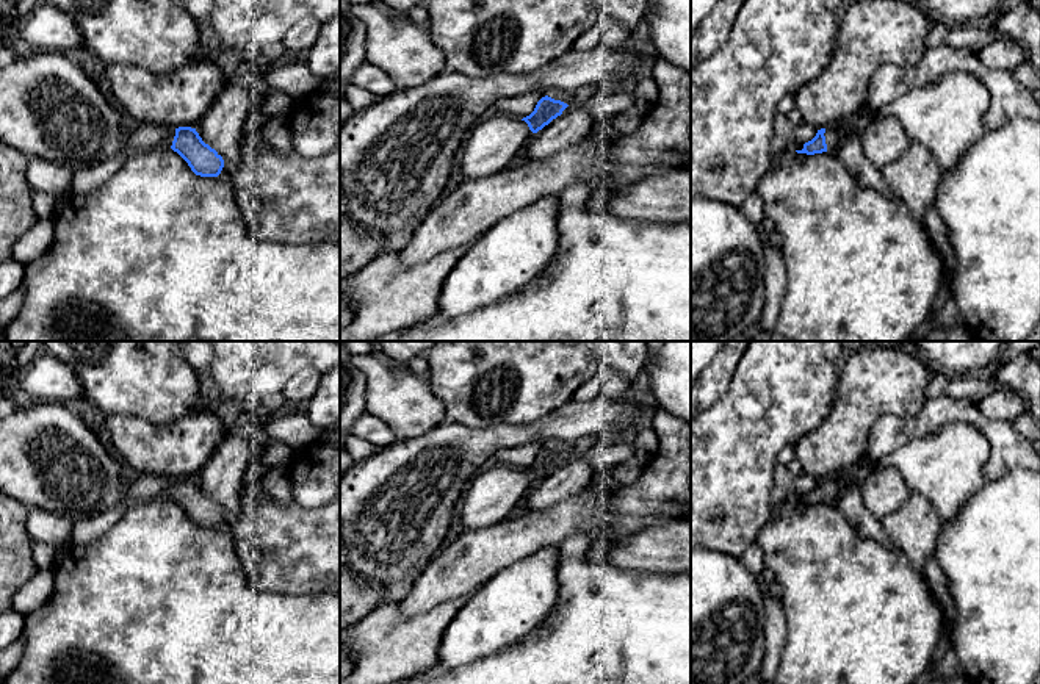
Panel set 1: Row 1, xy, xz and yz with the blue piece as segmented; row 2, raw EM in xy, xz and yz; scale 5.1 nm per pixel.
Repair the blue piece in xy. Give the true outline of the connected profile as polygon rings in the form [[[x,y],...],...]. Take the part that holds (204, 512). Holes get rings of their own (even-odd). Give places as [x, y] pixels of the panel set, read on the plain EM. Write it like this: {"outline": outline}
{"outline": [[[141,474],[127,484],[130,502],[147,502],[158,498],[169,498],[177,502],[196,526],[218,527],[224,518],[222,507],[202,491],[196,479],[164,479],[152,474]]]}

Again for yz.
{"outline": [[[833,476],[827,479],[818,481],[816,487],[803,495],[802,501],[796,501],[797,504],[822,504],[822,502],[835,502],[843,488],[843,477]]]}

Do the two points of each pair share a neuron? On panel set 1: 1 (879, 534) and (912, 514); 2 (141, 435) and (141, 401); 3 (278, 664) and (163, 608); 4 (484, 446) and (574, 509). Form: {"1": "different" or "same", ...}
{"1": "different", "2": "different", "3": "same", "4": "different"}

